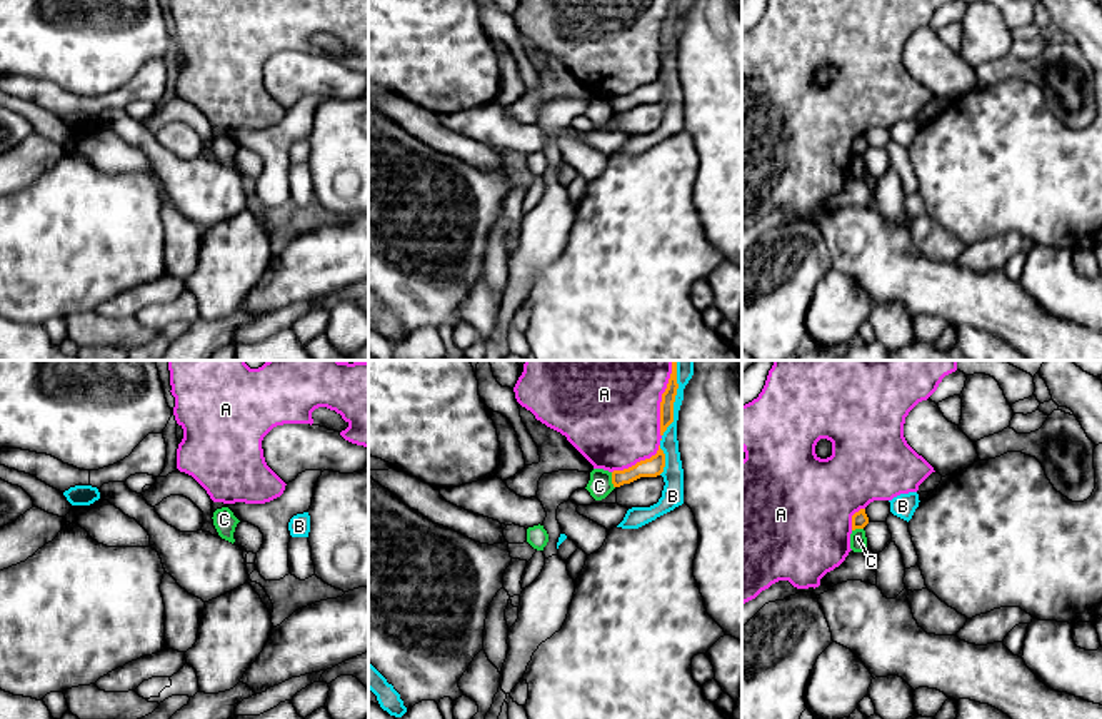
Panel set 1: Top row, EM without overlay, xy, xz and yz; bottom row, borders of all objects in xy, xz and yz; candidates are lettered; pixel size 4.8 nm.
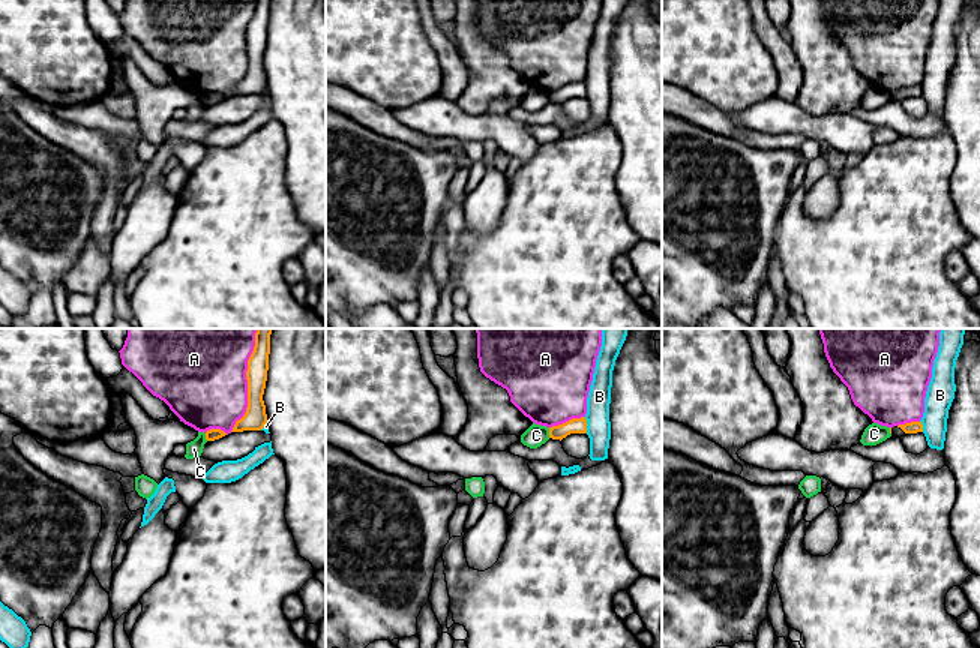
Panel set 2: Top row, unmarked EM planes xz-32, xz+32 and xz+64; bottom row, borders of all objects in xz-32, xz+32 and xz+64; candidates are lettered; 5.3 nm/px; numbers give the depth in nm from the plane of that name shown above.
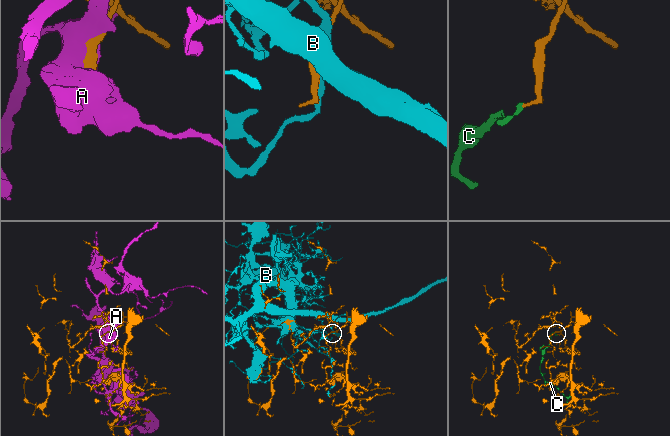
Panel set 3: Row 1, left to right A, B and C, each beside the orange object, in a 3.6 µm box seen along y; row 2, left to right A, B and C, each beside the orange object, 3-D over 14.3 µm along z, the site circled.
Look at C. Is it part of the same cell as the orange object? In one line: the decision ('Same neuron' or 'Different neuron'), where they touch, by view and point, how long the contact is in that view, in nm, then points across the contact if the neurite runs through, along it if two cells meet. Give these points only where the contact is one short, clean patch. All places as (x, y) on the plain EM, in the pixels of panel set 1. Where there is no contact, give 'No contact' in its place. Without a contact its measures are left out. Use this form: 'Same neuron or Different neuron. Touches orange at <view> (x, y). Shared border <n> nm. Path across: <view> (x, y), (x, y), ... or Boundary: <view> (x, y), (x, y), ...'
Different neuron. Touches orange at xz (612, 107). Shared border 80 nm. Boundary: xz (611, 99), (614, 114)

